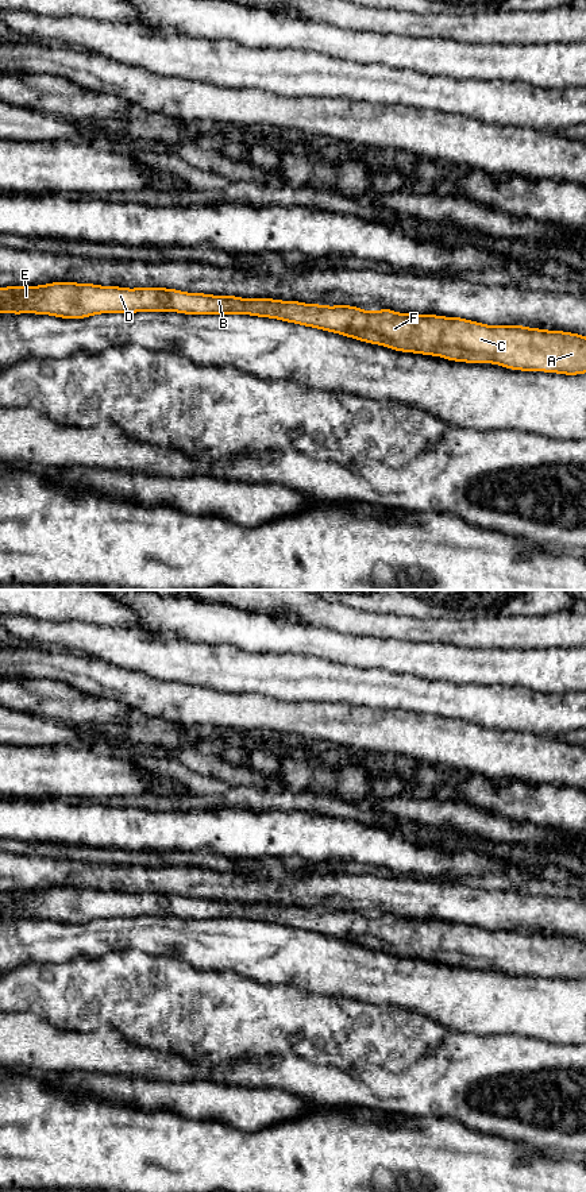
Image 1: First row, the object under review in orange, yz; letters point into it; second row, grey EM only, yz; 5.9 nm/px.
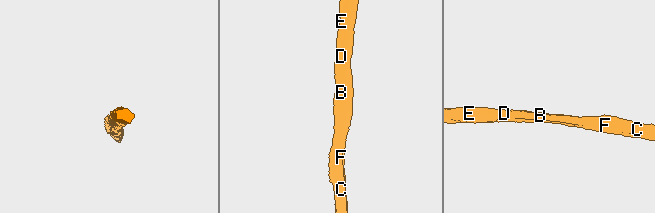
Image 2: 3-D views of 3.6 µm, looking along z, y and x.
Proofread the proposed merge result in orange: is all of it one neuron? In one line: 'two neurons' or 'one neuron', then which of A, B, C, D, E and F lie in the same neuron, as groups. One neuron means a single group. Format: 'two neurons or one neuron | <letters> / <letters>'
one neuron | A B C D E F

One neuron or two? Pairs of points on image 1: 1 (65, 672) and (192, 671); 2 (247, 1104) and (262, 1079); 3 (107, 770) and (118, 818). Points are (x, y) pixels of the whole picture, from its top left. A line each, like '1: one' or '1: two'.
1: two
2: two
3: two

